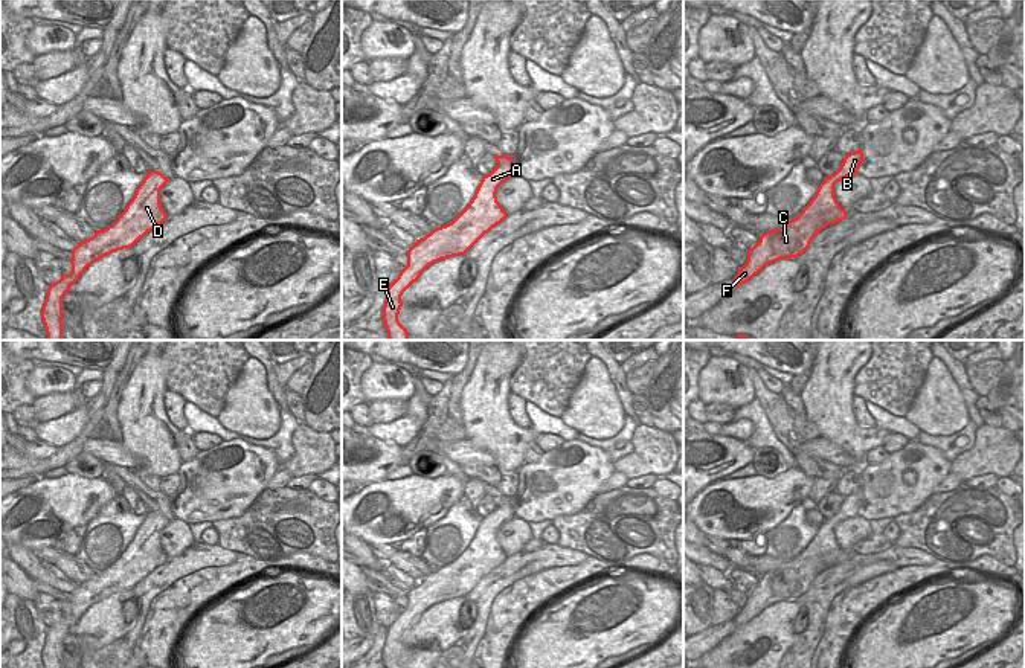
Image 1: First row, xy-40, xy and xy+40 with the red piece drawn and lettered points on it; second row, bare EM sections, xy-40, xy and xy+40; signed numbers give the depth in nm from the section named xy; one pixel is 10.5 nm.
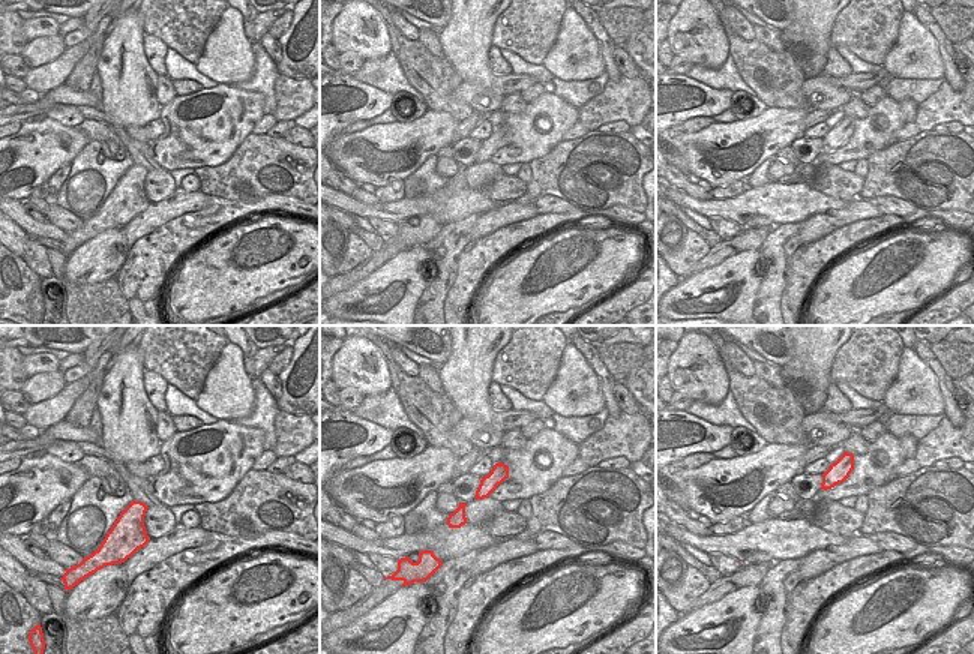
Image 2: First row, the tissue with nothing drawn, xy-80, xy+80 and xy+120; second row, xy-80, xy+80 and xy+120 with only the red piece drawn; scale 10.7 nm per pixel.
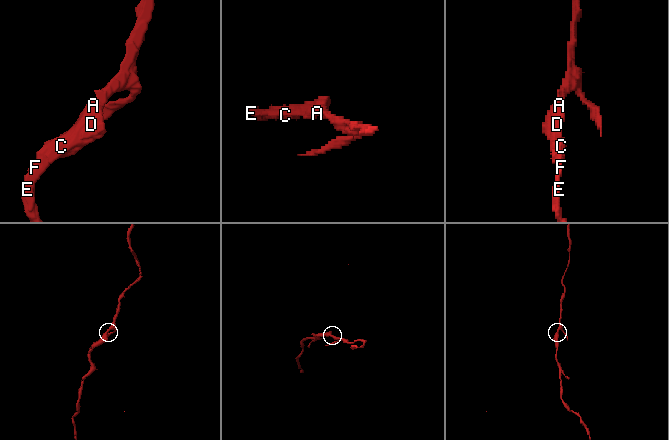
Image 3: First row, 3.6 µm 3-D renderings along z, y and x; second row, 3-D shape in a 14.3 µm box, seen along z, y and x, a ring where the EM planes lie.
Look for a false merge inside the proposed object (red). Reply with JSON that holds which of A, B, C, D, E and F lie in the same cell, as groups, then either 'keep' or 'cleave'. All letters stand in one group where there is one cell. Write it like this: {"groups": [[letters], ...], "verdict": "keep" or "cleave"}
{"groups": [["A", "B", "C", "D", "E", "F"]], "verdict": "keep"}

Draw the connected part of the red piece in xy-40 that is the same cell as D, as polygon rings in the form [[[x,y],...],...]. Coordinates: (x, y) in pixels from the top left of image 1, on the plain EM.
[[[148,512],[117,561],[107,570],[96,572],[92,580],[78,584],[70,593],[72,613],[63,616],[59,622],[50,625],[47,630],[41,651],[44,668],[63,668],[63,639],[88,607],[113,593],[133,589],[140,580],[166,561],[168,557],[160,544],[160,532],[168,523],[169,520],[162,514]]]

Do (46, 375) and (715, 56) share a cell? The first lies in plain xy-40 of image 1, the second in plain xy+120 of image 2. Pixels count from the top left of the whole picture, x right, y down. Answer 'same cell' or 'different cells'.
same cell

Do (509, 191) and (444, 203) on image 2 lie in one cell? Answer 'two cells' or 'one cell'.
two cells

